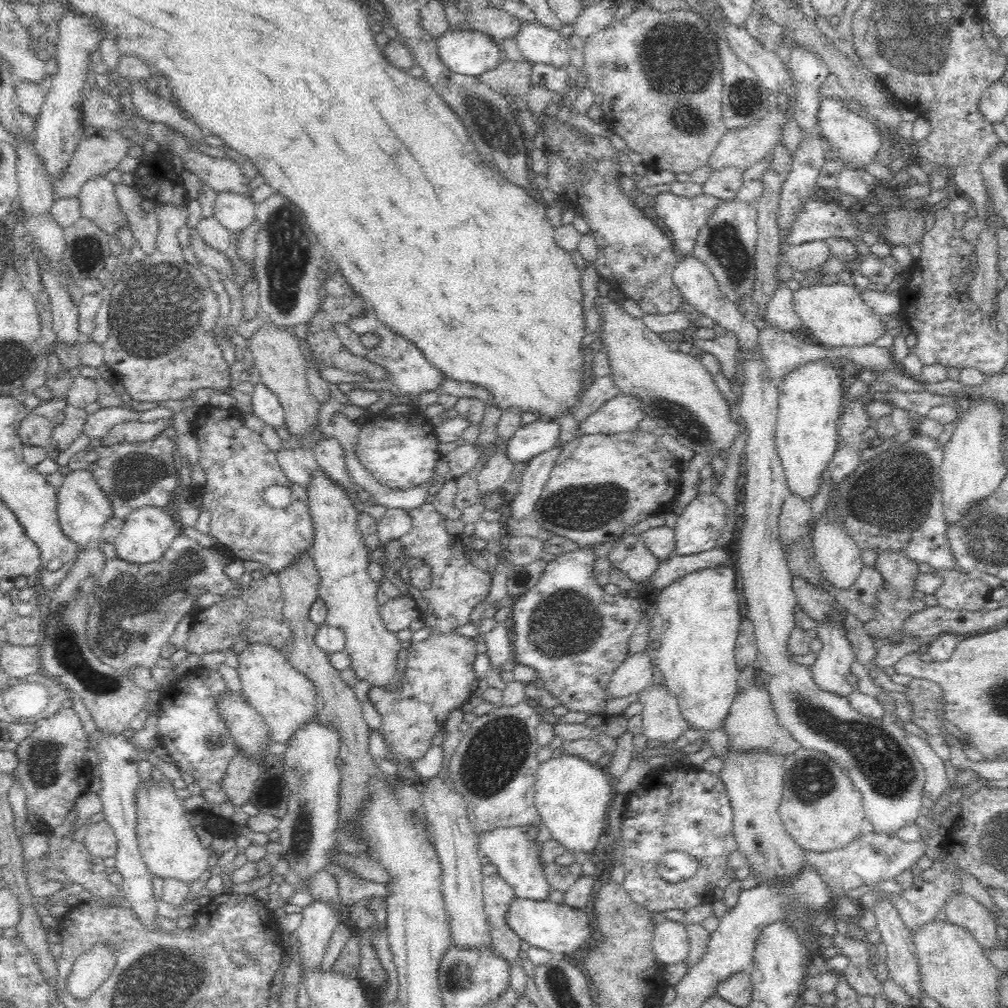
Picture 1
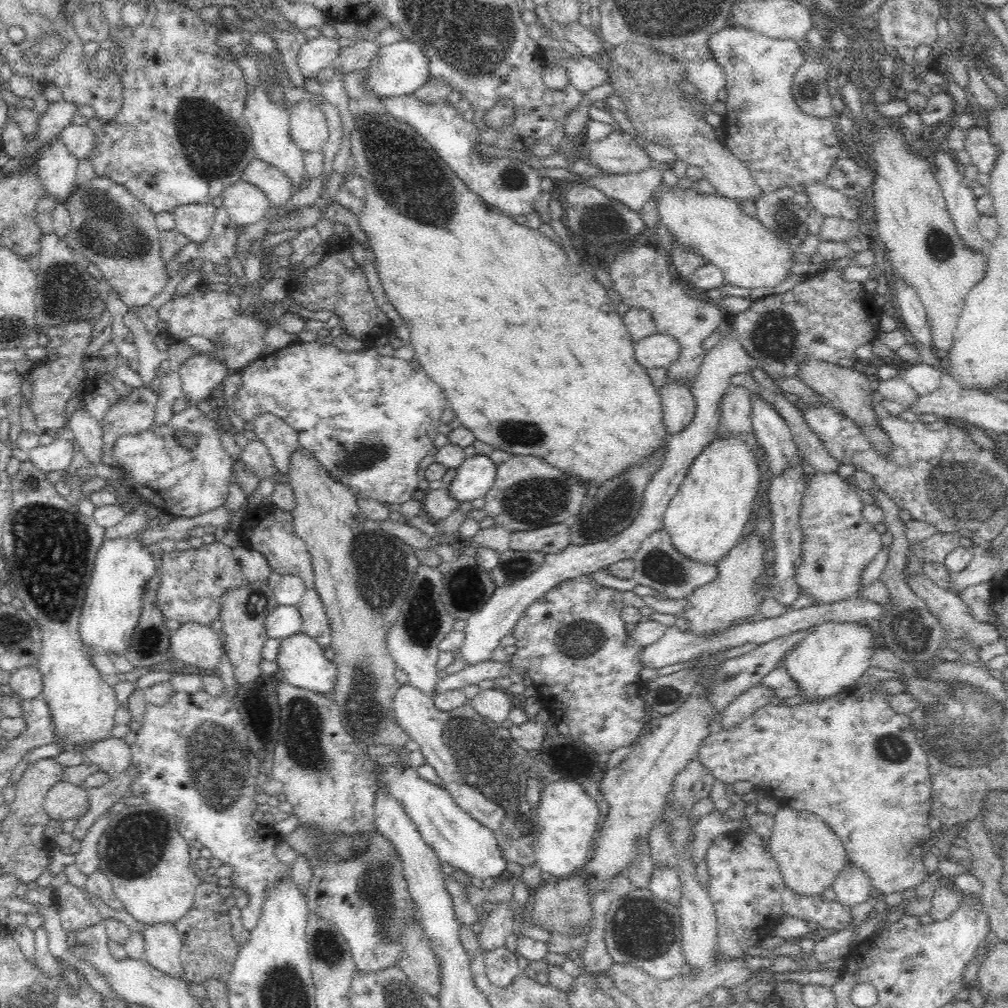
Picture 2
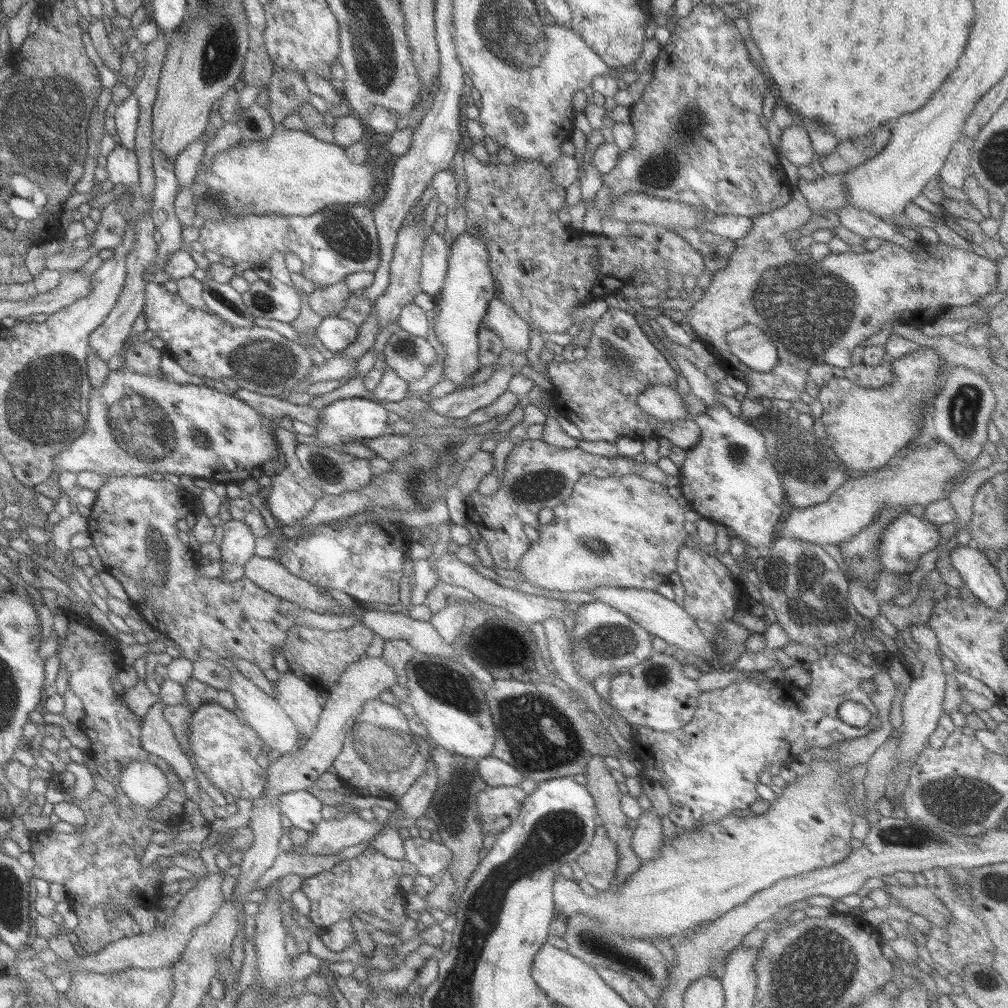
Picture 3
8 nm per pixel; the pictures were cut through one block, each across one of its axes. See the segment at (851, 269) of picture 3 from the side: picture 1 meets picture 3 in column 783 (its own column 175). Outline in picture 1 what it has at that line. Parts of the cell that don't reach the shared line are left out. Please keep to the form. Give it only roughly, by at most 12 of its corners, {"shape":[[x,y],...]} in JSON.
{"shape":[[187,205],[111,283],[103,364],[132,401],[229,389]]}

